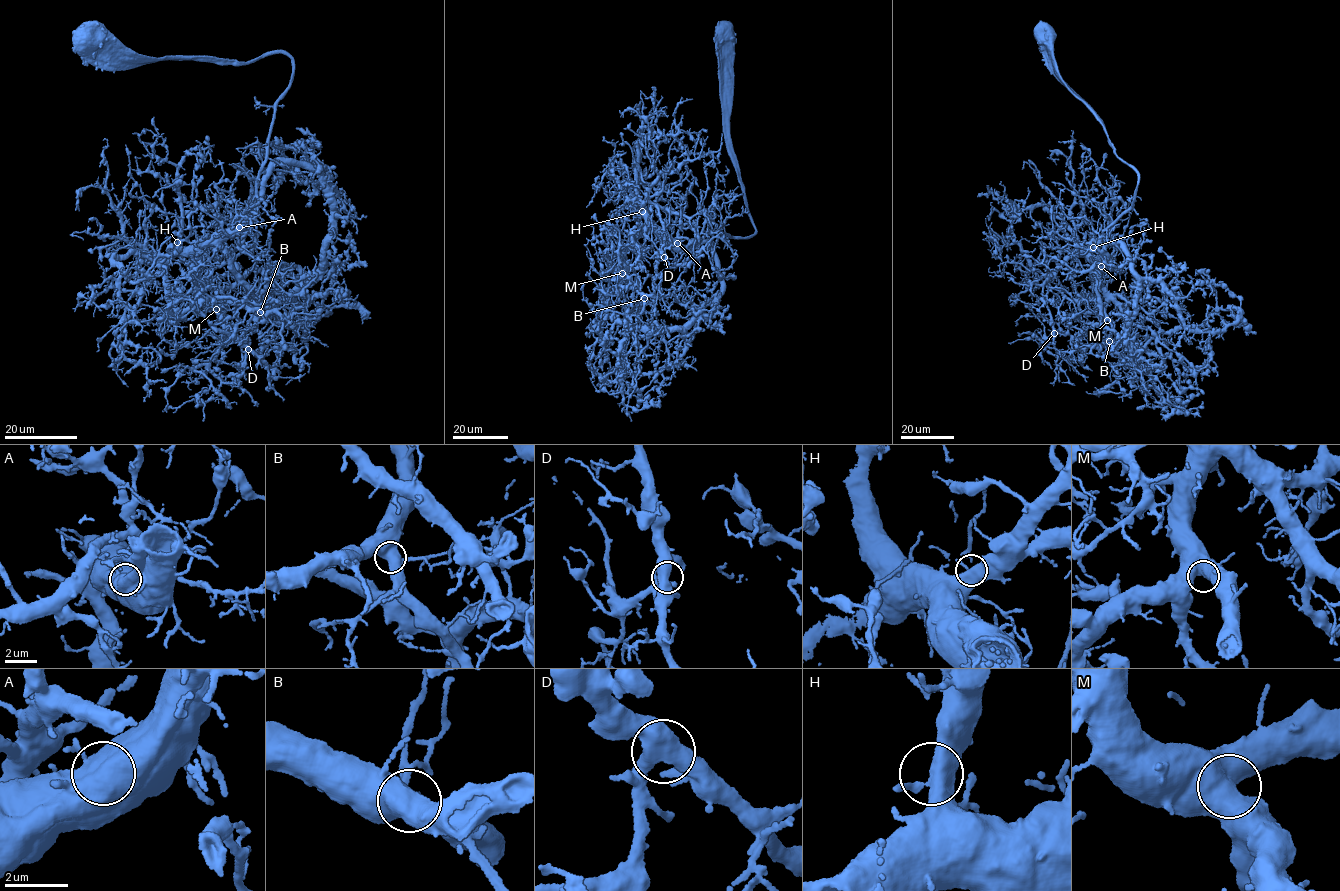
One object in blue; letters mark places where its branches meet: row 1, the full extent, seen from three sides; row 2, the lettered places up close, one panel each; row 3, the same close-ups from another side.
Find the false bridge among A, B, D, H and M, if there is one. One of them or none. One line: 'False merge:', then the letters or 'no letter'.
False merge: no letter

